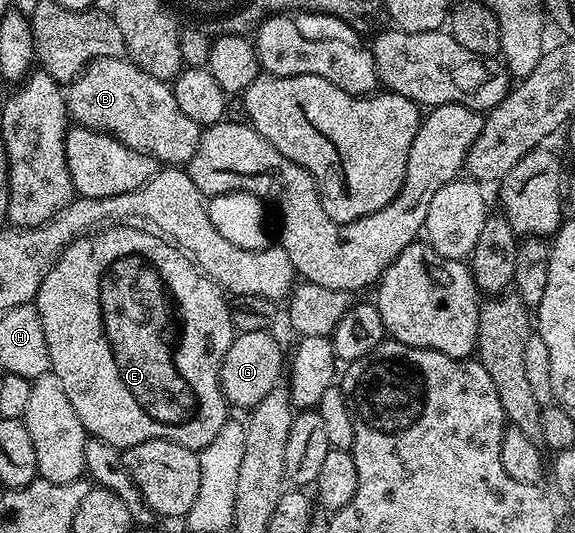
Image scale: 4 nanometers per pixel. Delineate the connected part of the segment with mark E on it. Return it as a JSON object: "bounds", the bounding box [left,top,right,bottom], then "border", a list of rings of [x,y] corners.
{"bounds":[35,225,233,453],"border":[[[109,225],[96,233],[78,237],[57,256],[48,273],[37,290],[35,306],[39,313],[39,321],[43,321],[43,337],[47,337],[47,353],[51,373],[59,377],[67,398],[75,413],[79,413],[79,421],[83,421],[86,432],[94,439],[107,441],[107,445],[119,448],[134,447],[148,439],[169,439],[173,443],[183,445],[187,449],[200,453],[227,422],[227,404],[225,394],[221,392],[221,366],[227,349],[233,344],[233,322],[229,316],[230,300],[213,280],[201,272],[200,267],[182,253],[168,238],[154,233],[152,230],[140,231],[137,225]]]}

